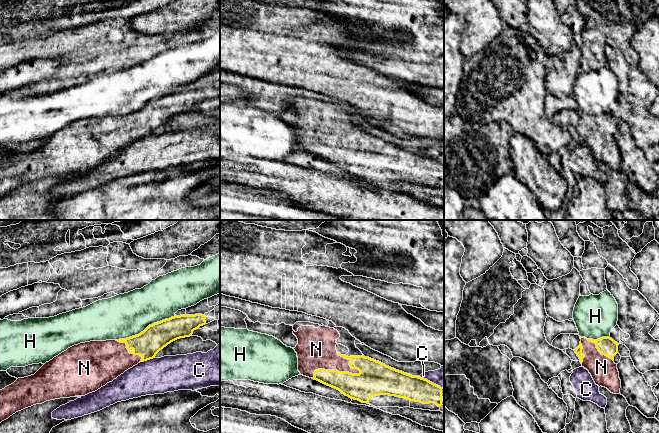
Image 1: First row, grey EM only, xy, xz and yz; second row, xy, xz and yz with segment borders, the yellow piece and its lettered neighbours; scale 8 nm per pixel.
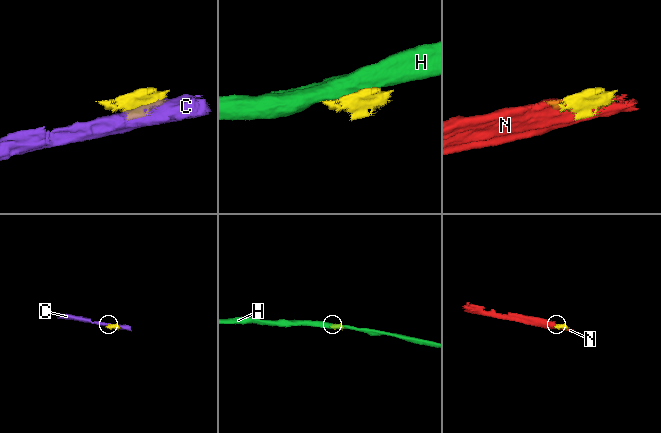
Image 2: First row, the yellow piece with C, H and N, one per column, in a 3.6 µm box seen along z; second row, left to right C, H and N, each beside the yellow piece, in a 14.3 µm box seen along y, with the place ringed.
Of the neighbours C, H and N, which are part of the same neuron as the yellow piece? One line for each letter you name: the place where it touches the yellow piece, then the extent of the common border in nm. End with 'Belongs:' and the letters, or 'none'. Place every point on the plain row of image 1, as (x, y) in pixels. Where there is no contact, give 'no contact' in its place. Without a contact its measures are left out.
N: meets yellow in xz at (334, 146); contact 400 nm long
Belongs: N

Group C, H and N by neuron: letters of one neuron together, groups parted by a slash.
C / H / N

